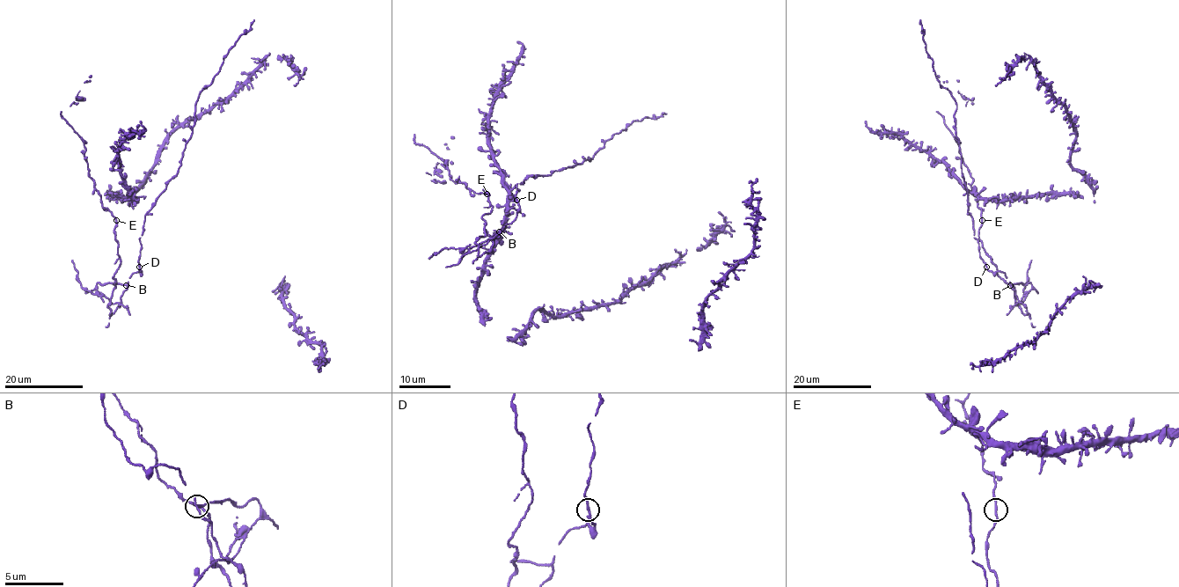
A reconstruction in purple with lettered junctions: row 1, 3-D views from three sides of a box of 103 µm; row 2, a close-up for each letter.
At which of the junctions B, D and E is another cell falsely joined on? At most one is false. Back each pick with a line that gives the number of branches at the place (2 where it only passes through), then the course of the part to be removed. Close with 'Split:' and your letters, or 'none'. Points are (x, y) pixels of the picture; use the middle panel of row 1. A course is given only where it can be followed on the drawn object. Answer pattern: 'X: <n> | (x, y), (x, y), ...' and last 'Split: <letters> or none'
B: 2 | (500, 231), (472, 245), (461, 259), (463, 254), (455, 248), (446, 248), (428, 259)
Split: B

